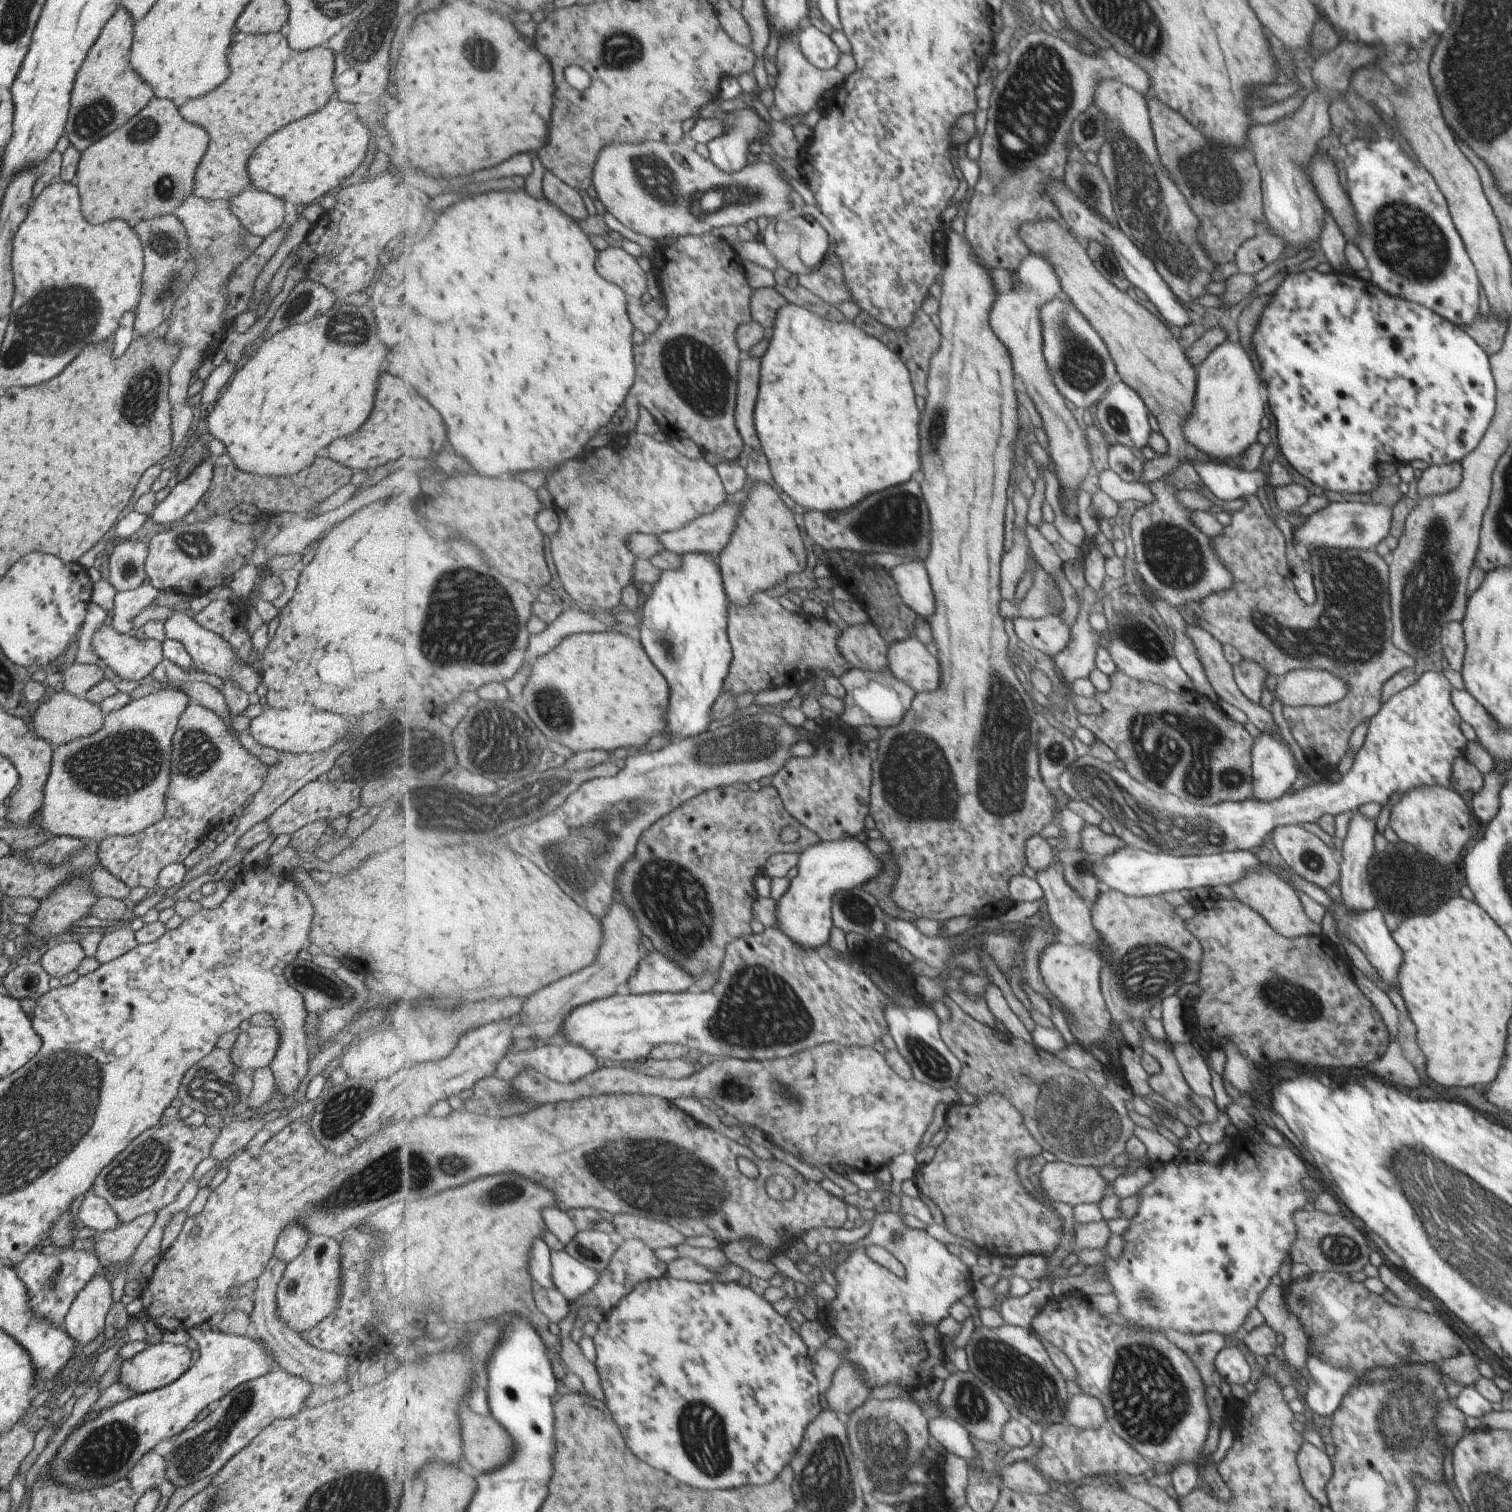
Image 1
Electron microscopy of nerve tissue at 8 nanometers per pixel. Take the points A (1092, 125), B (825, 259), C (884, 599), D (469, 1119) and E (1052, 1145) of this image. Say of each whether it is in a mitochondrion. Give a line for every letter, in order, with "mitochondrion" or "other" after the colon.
A: mitochondrion
B: other
C: mitochondrion
D: other
E: mitochondrion

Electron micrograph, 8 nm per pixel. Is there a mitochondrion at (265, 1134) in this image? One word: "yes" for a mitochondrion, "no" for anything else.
no

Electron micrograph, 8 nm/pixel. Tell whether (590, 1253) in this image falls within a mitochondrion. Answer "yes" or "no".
yes

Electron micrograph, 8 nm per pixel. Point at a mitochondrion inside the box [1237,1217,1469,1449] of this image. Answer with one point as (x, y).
(1365, 1353)

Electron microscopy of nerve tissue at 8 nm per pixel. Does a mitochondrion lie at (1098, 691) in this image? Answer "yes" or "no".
no

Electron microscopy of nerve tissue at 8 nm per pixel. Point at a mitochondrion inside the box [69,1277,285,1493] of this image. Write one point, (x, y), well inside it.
(186, 1457)

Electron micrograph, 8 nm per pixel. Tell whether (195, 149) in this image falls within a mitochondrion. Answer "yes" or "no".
no

